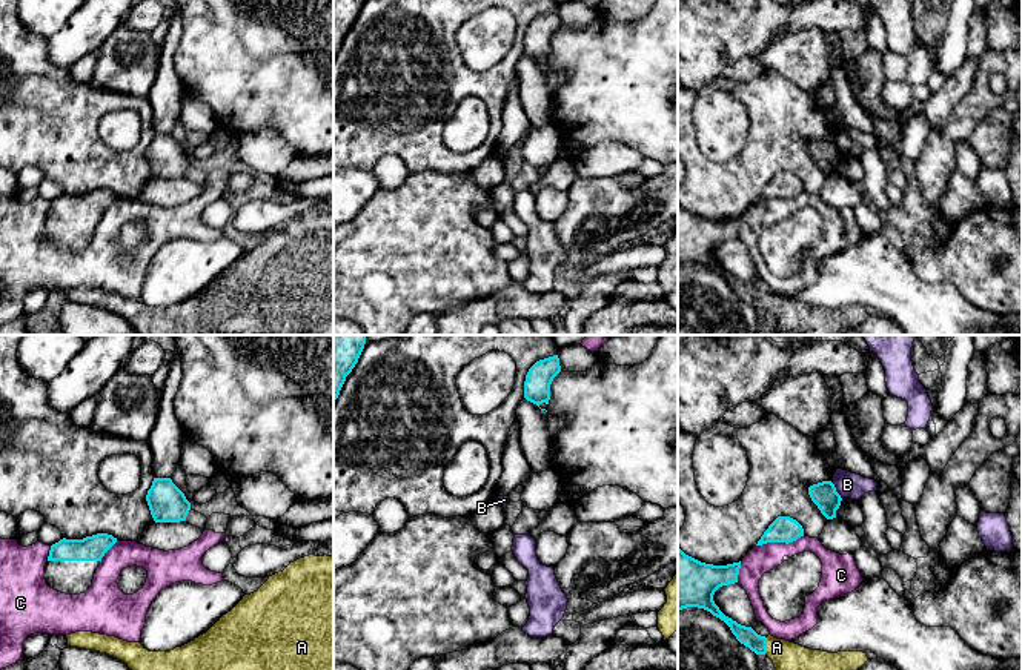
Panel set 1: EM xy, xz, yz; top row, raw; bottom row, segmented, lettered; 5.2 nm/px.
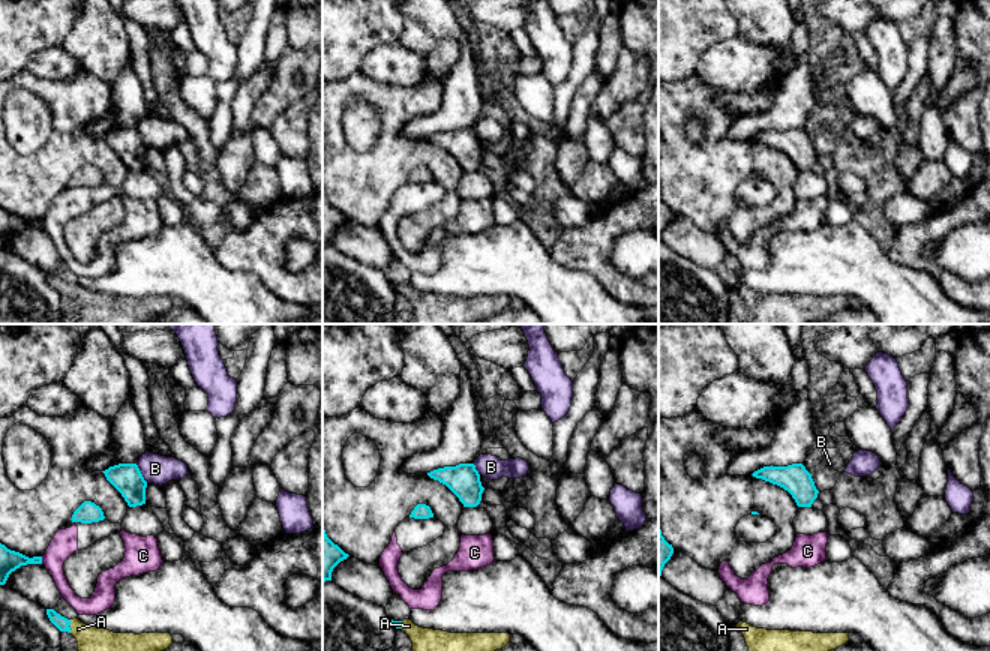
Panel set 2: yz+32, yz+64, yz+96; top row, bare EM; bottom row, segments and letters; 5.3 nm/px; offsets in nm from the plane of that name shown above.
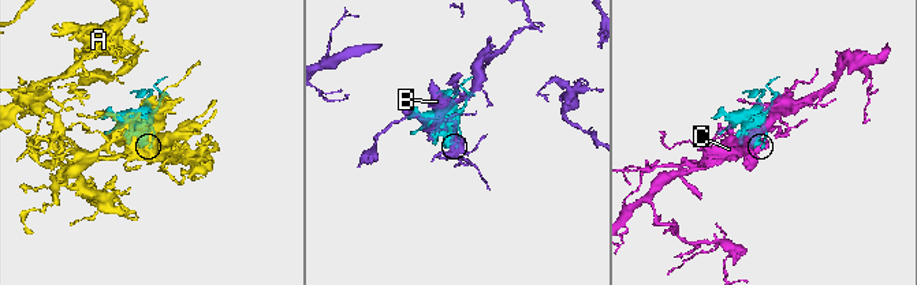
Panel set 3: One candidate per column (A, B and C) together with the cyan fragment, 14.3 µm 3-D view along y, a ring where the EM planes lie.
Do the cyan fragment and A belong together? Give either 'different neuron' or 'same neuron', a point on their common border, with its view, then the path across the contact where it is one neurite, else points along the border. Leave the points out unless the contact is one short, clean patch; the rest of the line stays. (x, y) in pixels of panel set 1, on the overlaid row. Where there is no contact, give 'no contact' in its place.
same neuron; contact yz (766, 646); way yz (746, 635), (755, 643), (766, 646), (786, 655)

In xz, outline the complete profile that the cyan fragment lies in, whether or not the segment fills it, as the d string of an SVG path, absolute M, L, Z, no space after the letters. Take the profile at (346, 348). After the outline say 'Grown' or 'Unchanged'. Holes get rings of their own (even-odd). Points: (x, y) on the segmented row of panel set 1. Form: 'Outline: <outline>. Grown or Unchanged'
Outline: M333 335L333 401L364 349L366 335Z. Unchanged

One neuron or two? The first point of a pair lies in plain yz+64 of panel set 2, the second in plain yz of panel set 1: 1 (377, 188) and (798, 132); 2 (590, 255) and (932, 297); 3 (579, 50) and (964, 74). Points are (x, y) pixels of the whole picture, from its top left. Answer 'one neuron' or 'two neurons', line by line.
1: one neuron
2: two neurons
3: two neurons

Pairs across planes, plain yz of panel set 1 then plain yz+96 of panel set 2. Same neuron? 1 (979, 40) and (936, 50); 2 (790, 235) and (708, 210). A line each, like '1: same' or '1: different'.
1: same
2: same

